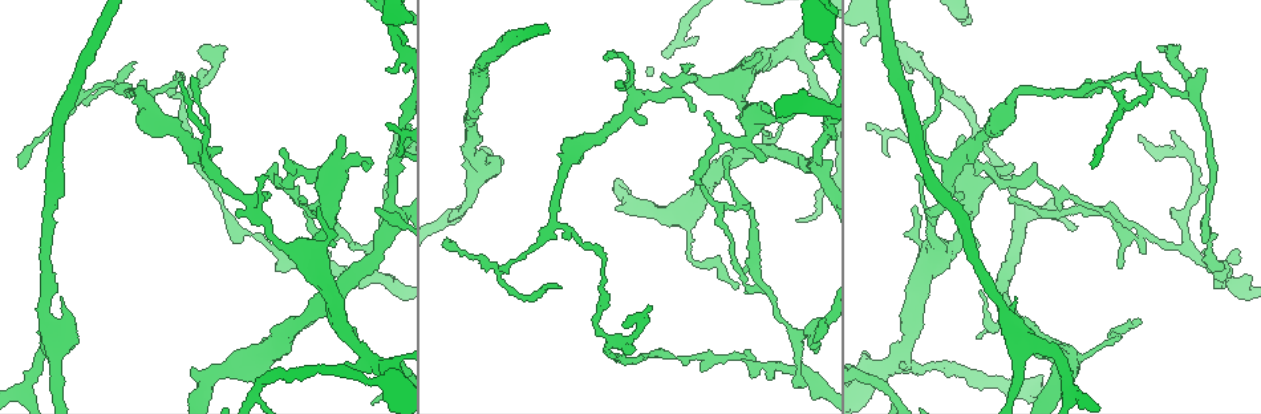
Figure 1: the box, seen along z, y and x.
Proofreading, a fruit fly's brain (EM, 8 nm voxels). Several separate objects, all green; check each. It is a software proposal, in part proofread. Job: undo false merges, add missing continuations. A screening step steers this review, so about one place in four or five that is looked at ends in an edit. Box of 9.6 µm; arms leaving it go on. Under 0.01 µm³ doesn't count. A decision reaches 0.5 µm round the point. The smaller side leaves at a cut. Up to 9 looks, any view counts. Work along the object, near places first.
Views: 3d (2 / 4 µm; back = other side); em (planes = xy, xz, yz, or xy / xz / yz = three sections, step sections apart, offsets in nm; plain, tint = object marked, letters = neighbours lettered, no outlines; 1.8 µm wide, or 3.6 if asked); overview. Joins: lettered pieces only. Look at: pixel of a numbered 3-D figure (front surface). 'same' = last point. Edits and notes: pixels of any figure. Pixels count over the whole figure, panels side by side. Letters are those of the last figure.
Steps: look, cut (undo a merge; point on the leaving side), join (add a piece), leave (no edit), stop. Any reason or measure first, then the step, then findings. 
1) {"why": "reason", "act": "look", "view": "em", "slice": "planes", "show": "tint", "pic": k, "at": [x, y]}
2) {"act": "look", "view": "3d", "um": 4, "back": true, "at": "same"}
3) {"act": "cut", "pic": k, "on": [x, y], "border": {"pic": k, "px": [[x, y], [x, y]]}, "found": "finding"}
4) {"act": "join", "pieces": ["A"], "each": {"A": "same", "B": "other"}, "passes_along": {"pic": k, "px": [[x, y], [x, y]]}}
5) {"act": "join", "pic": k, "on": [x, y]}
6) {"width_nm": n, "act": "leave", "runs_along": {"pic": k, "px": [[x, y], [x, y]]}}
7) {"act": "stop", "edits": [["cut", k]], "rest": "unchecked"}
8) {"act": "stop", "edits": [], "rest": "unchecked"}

{"why": "sharp bend", "act": "look", "view": "3d", "um": 2, "pic": 1, "at": [1035, 175]}

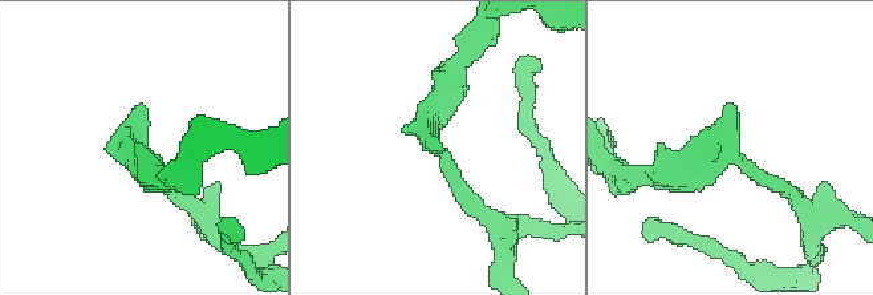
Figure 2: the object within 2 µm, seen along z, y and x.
{"why": "shape alone is not enough", "act": "look", "view": "em", "um": 3.6, "slice": "xy", "step": 4, "show": "tint", "pic": 2, "at": [427, 136]}

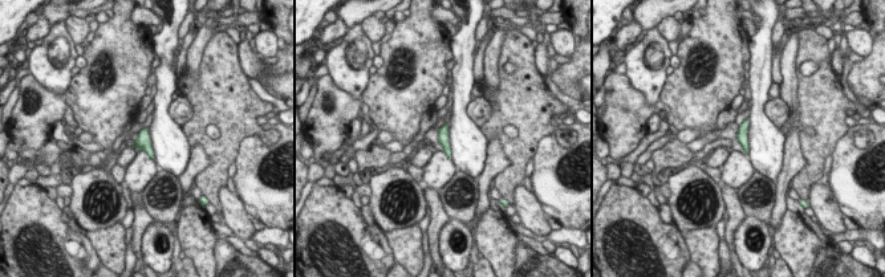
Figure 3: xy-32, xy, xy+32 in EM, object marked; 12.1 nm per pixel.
{"why": "another direction", "act": "look", "view": "em", "um": 3.6, "slice": "yz", "step": 4, "show": "letters", "at": "same"}

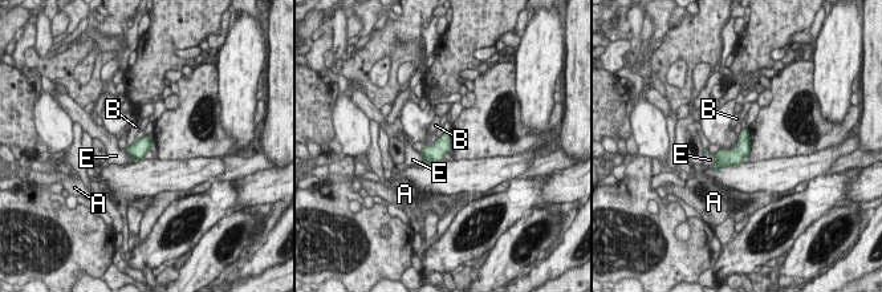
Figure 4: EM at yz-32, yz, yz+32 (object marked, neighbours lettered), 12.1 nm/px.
{"act": "leave", "each": {"A": "other", "B": "other", "E": "other"}, "border": {"pic": 4, "px": [[137, 140], [129, 146]]}, "found": "one neuron here"}

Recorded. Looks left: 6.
{"why": "closes a loop", "act": "look", "view": "em", "slice": "planes", "show": "letters", "pic": 1, "at": [645, 360]}

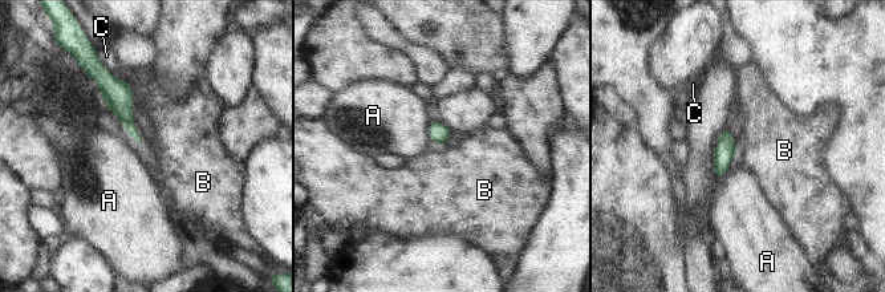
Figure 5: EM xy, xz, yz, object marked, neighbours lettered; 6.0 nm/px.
{"longest_contact_nm": ["A", 220], "act": "leave", "each": {"A": "other", "B": "other", "C": "other"}, "border": {"pic": 5, "px": [[124, 78], [132, 86]]}, "found": "continuous, no second neuron"}

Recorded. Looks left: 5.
{"why": "a fork", "act": "look", "view": "em", "slice": "planes", "show": "tint", "pic": 1, "at": [375, 275]}

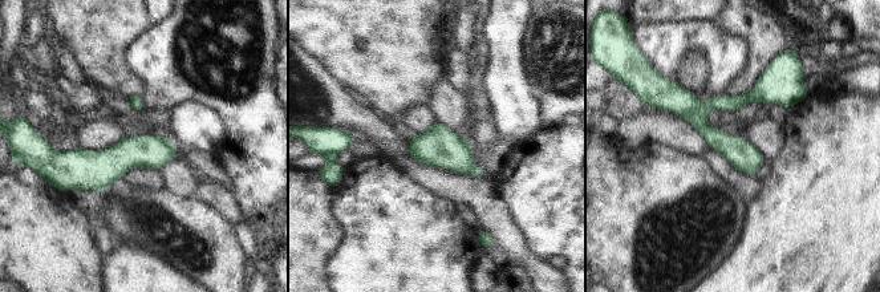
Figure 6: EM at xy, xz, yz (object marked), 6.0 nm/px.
{"act": "look", "view": "em", "slice": "planes", "show": "letters", "at": "same"}

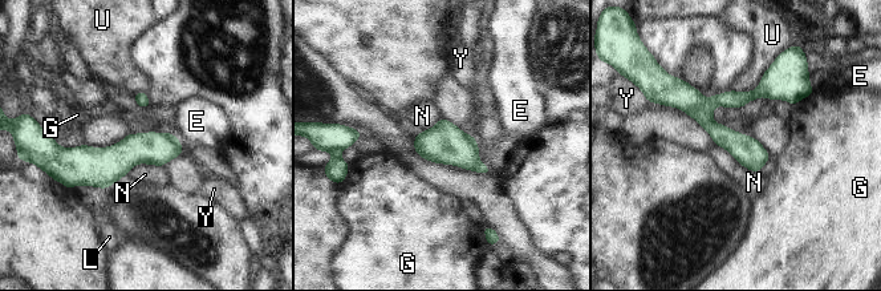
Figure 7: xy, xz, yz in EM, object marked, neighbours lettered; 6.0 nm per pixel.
{"longest_contact_nm": ["U", 340], "act": "leave", "each": {"E": "other", "G": "other", "L": "other", "N": "other", "U": "other", "Y": "other"}, "runs_along": {"pic": 7, "px": [[780, 75], [751, 96], [672, 102]]}, "found": "one neuron here"}

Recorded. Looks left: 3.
{"why": "an open end", "act": "look", "view": "3d", "um": 2, "back": true, "pic": 1, "at": [822, 321]}

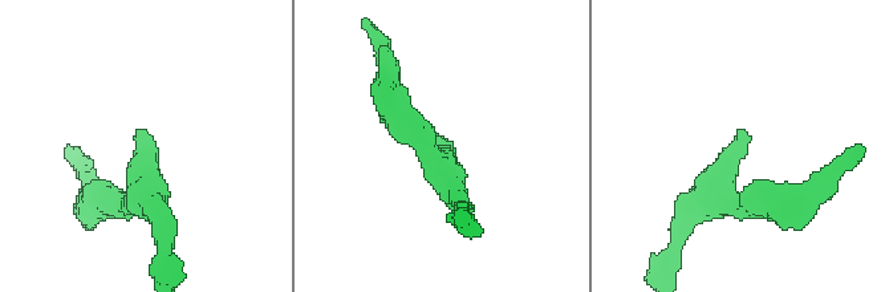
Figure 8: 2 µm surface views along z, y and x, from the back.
{"act": "look", "view": "em", "slice": "planes", "show": "letters", "pic": 8, "at": [741, 130]}

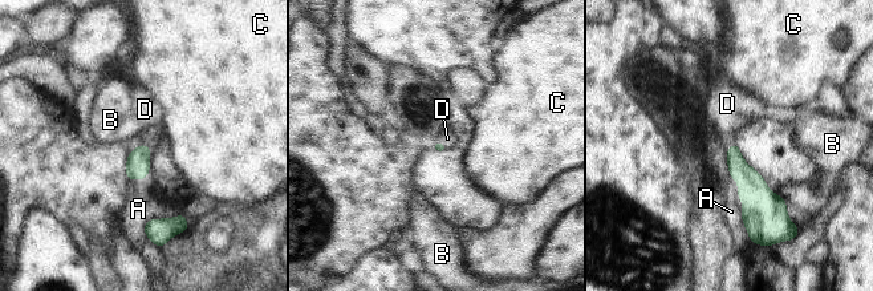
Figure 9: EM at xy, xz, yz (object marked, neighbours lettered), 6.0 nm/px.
{"longest_contact_nm": ["A", 260], "act": "join", "pieces": ["D"], "each": {"A": "other", "B": "other", "C": "other", "D": "same"}, "passes_along": {"pic": 9, "px": [[138, 161], [145, 145], [145, 109]]}, "found": "the neuron continues"}

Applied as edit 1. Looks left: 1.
{"act": "stop", "edits": [["join", 9]], "rest": "unchecked"}

